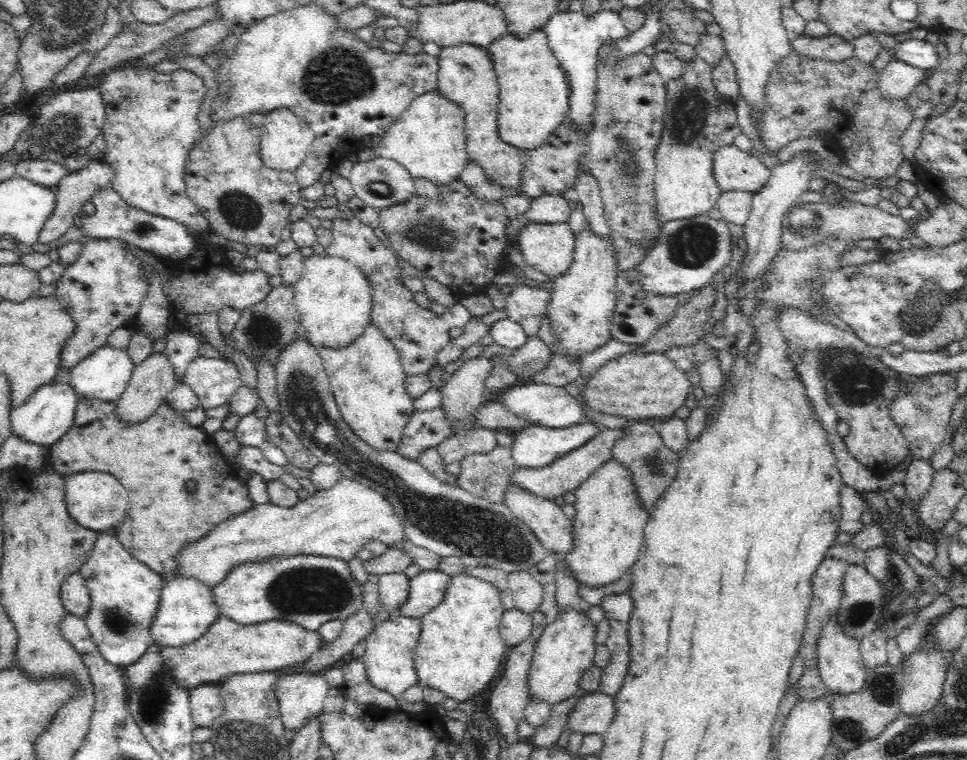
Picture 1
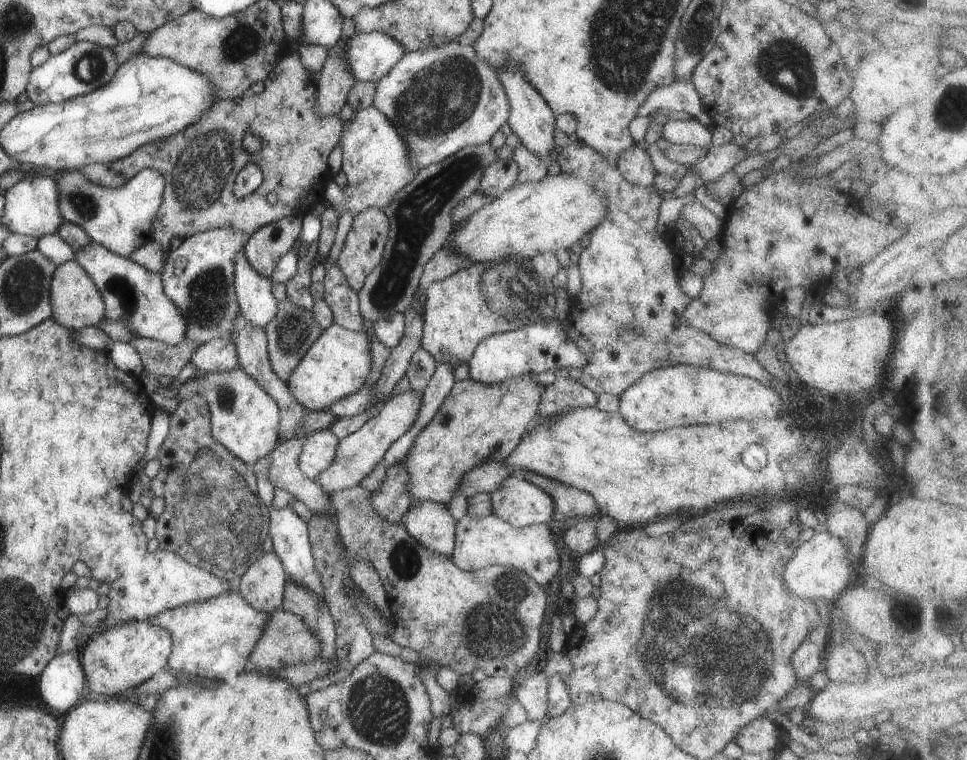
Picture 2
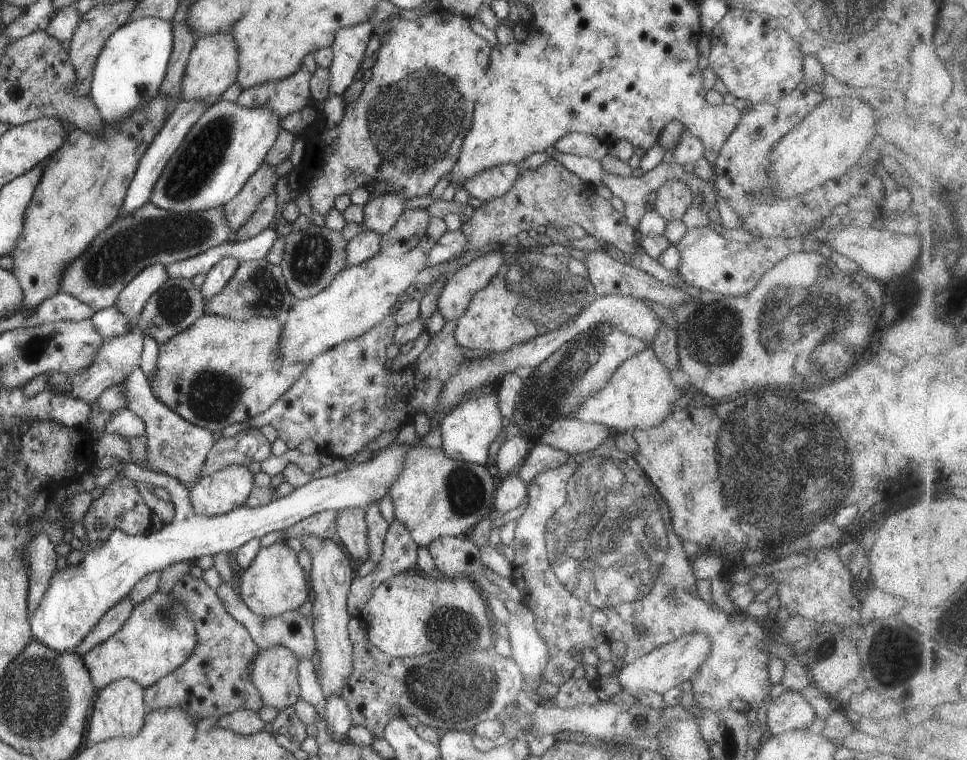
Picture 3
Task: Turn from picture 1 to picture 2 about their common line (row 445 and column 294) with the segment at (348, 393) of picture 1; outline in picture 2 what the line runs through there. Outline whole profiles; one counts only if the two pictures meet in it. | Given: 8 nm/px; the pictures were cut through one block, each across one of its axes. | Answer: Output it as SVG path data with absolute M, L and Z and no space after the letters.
M337 323L323 330L285 382L290 395L310 412L322 411L329 405L361 390L371 371L370 334L352 331Z

